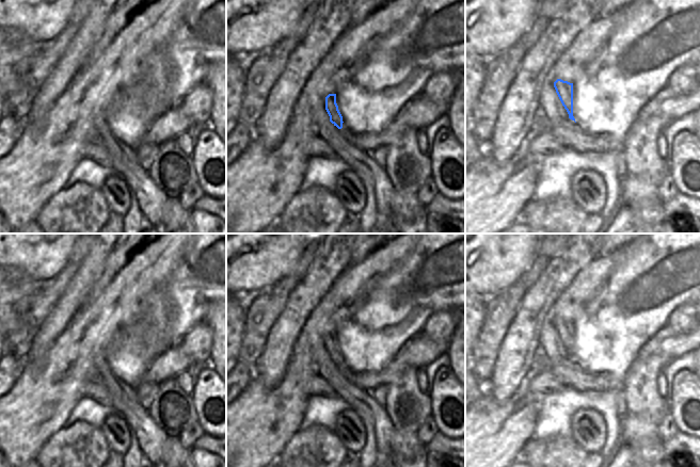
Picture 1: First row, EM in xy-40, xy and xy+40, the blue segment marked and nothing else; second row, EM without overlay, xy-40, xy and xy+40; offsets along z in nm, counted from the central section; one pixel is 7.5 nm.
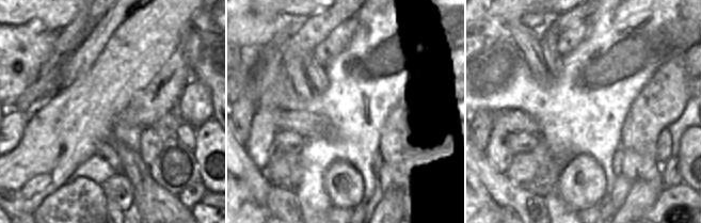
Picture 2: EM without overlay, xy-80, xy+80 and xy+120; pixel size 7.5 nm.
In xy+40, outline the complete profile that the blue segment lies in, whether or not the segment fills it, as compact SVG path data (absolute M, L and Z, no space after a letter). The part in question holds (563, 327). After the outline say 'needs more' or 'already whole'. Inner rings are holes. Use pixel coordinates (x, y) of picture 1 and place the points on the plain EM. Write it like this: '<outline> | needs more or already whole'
M557 318L554 321L556 332L569 353L569 357L575 360L573 355L573 322Z | already whole

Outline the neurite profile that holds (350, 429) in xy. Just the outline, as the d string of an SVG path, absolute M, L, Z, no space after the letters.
M351 407L338 415L334 432L345 448L354 454L360 454L366 445L366 425Z

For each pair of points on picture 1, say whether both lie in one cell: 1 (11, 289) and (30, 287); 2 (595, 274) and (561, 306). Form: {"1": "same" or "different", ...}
{"1": "same", "2": "same"}

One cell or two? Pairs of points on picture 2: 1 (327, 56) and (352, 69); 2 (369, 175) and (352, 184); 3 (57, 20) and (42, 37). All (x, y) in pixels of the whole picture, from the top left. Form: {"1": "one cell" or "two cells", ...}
{"1": "two cells", "2": "two cells", "3": "two cells"}

